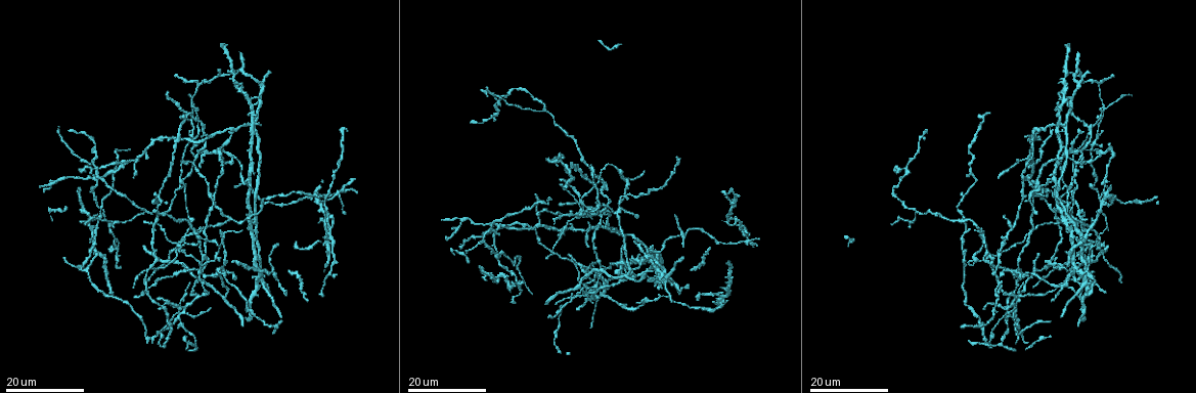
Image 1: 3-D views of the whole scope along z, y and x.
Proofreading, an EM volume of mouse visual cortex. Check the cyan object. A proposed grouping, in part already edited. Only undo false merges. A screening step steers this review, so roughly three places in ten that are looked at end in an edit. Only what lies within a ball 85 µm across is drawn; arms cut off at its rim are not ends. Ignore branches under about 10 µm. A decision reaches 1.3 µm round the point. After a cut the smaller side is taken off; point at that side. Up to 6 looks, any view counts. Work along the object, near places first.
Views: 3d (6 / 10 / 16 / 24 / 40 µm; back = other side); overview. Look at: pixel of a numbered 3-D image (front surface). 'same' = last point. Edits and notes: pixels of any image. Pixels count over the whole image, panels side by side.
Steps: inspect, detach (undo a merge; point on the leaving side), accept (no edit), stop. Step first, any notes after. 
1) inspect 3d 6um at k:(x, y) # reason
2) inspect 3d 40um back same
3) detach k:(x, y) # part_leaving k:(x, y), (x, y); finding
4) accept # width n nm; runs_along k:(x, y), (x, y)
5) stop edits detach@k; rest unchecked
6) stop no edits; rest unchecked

inspect 3d 24um at 1:(147, 209) # thin arm on a thick one

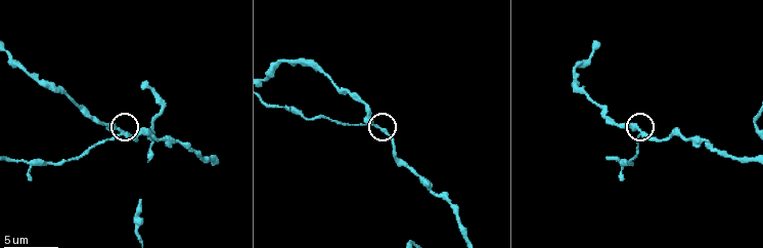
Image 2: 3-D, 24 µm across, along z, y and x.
inspect 3d 6um at 2:(640, 133)

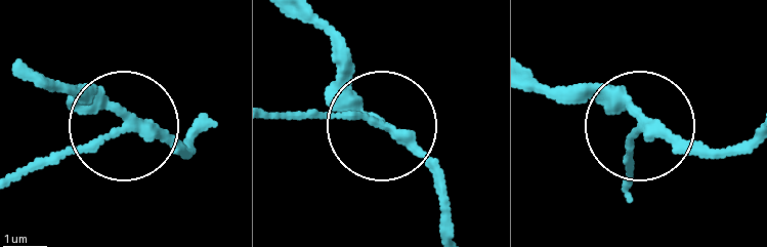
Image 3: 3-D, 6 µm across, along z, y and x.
detach 3:(62, 152) # arms 3; a second neuron is stuck on

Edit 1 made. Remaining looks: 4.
inspect 3d 16um at 1:(568, 299) # thick turns thin

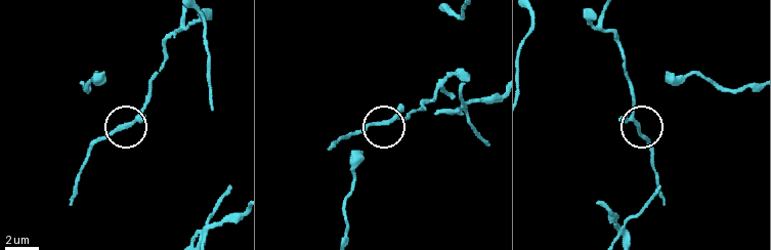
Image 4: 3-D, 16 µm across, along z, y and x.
inspect 3d 6um at 4:(636, 123)

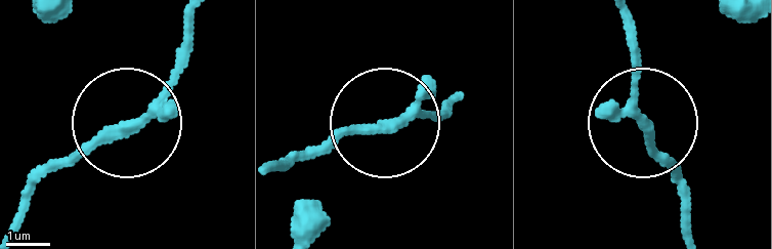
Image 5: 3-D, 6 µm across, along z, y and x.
accept # width 200 nm; runs_along 5:(623, 13), (640, 113), (681, 168); one neuron here

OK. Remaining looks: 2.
inspect 3d 24um at 1:(187, 236) # sudden change in width

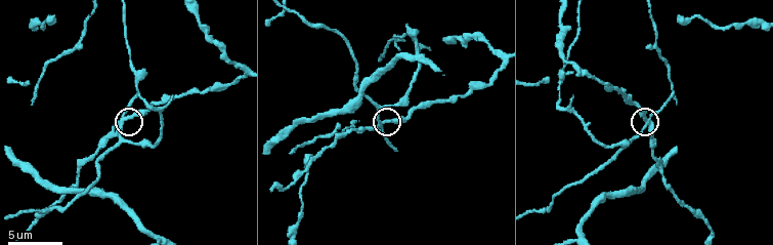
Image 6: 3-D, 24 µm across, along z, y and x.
inspect 3d 10um at 6:(125, 120)

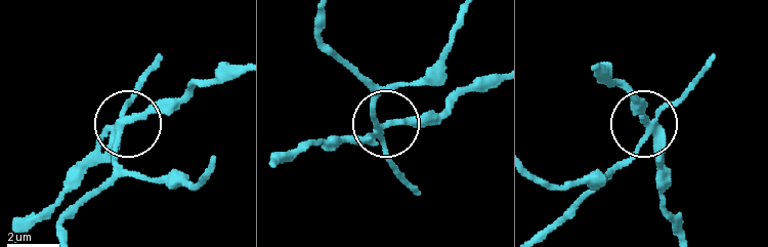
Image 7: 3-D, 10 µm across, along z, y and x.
detach 7:(129, 103) # arms 4; part_leaving 7:(121, 129), (117, 160), (134, 175), (194, 187), (207, 167); a second neuron is stuck on

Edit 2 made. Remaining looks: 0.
stop edits detach@3, detach@7; rest unchecked

